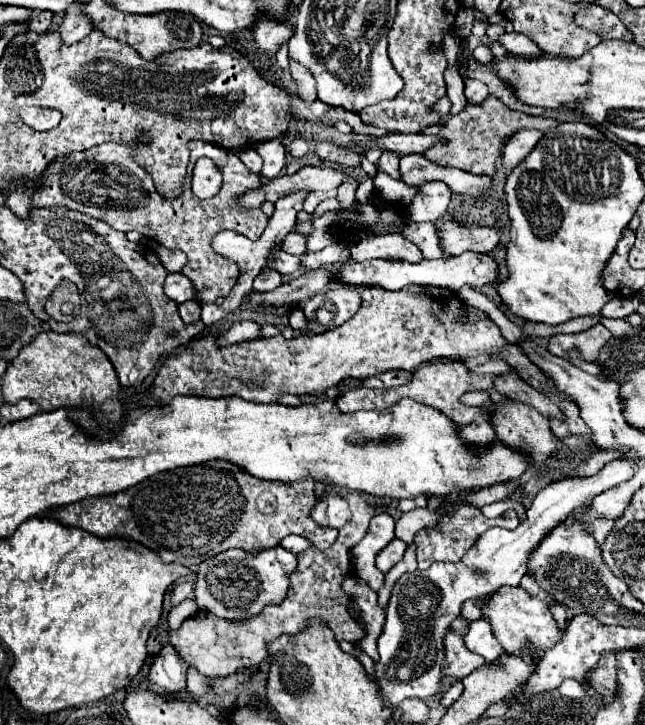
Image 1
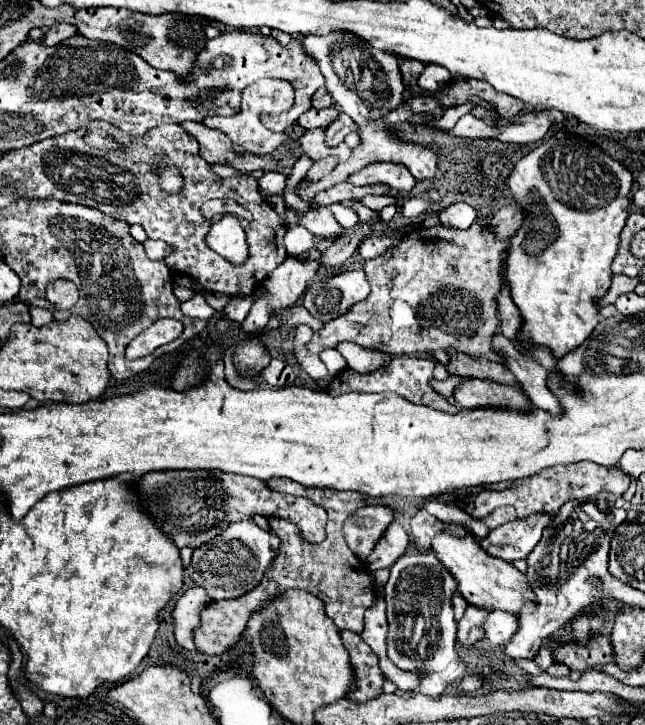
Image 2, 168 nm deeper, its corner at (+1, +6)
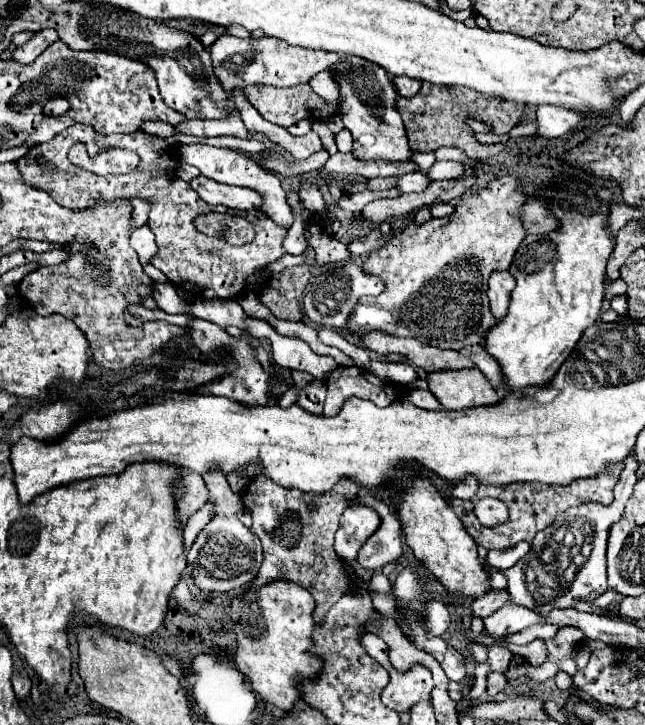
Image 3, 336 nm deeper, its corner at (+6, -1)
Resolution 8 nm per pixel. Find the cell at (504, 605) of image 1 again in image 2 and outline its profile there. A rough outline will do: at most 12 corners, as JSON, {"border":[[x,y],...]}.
{"border":[[441,533],[431,549],[467,603],[519,615],[525,575],[473,535]]}

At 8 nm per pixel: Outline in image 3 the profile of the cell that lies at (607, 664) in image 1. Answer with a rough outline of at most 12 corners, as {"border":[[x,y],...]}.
{"border":[[572,626],[562,628],[546,642],[554,662],[574,658],[588,640]]}

